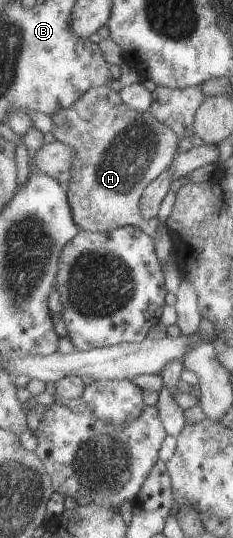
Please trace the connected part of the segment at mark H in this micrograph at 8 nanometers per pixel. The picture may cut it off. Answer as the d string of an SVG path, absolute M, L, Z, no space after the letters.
M109 86L91 88L70 108L51 116L54 137L74 149L76 158L67 186L74 220L87 232L107 233L125 226L143 228L154 239L161 223L145 219L140 201L145 190L169 169L181 141L153 112L138 112Z

